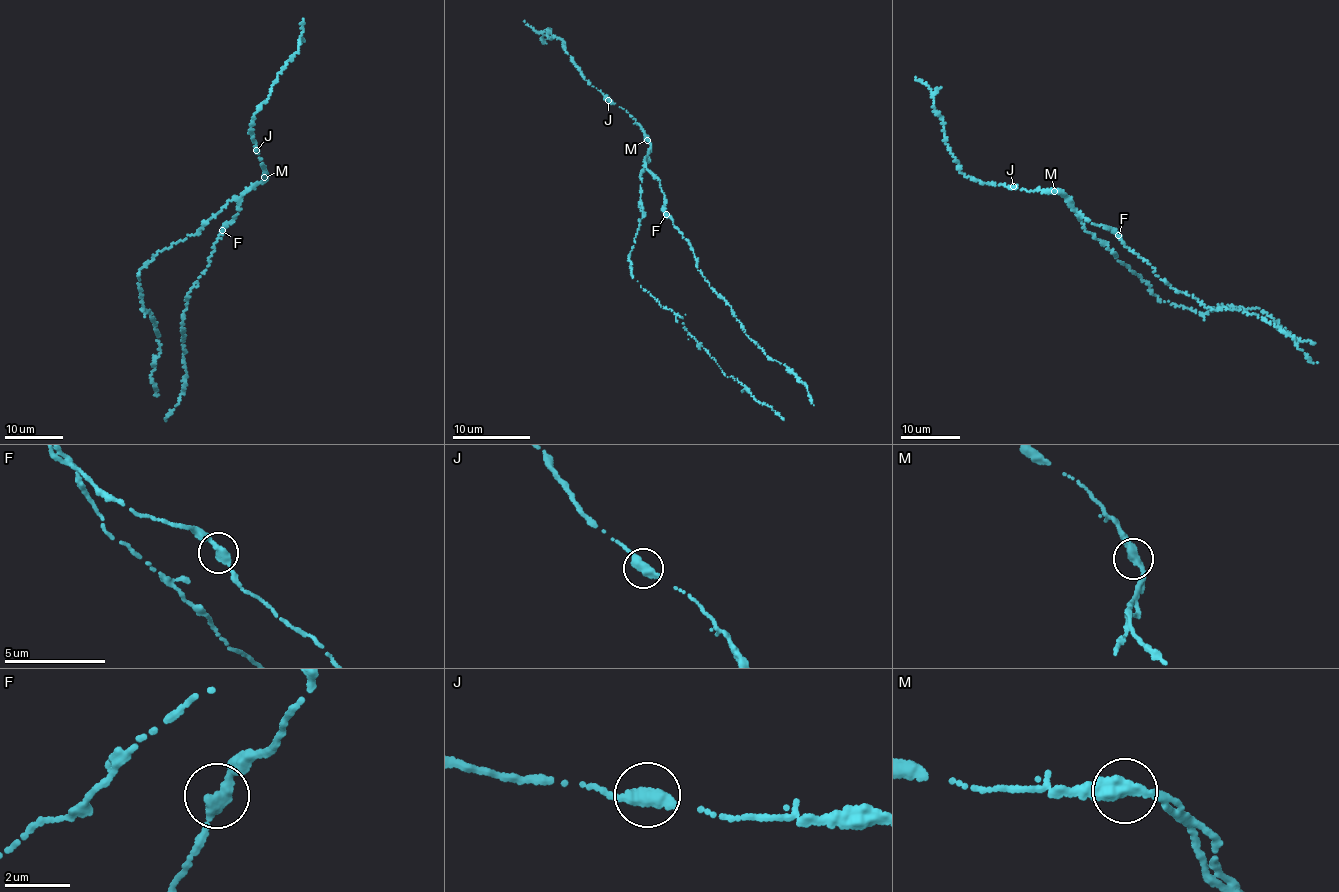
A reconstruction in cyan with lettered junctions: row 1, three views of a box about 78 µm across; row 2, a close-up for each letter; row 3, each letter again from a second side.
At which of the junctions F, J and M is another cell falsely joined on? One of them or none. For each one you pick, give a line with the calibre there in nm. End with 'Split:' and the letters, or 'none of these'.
M: Thickness 400 nm
Split: M

